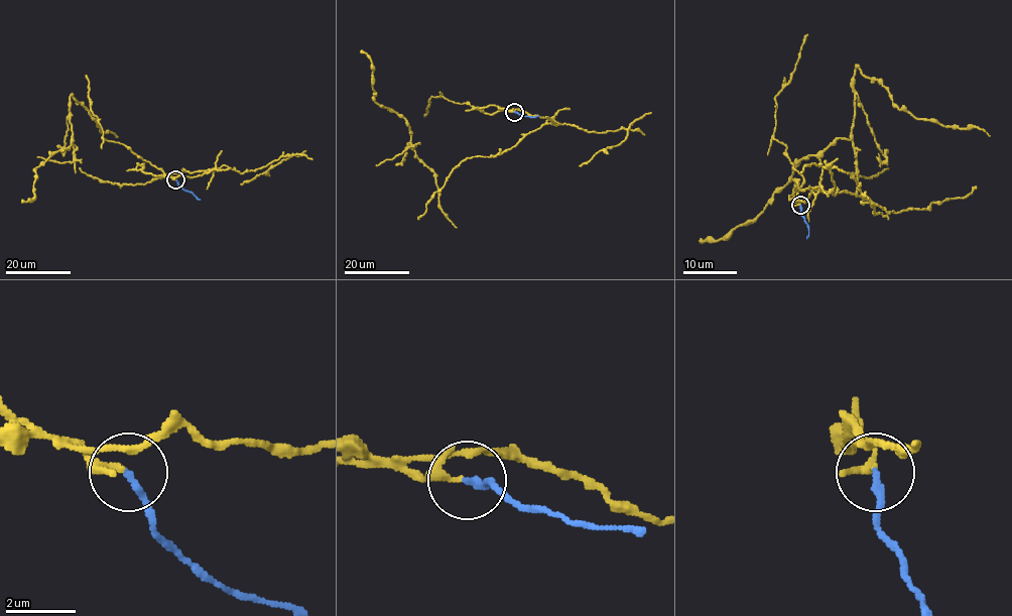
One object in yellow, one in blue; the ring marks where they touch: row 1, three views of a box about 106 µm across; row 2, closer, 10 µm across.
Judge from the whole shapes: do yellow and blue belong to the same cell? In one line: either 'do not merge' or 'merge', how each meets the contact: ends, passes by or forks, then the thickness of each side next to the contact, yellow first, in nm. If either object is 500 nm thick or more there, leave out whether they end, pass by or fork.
do not merge; yellow passes by; blue ends; calibres 190 and 200 nm

